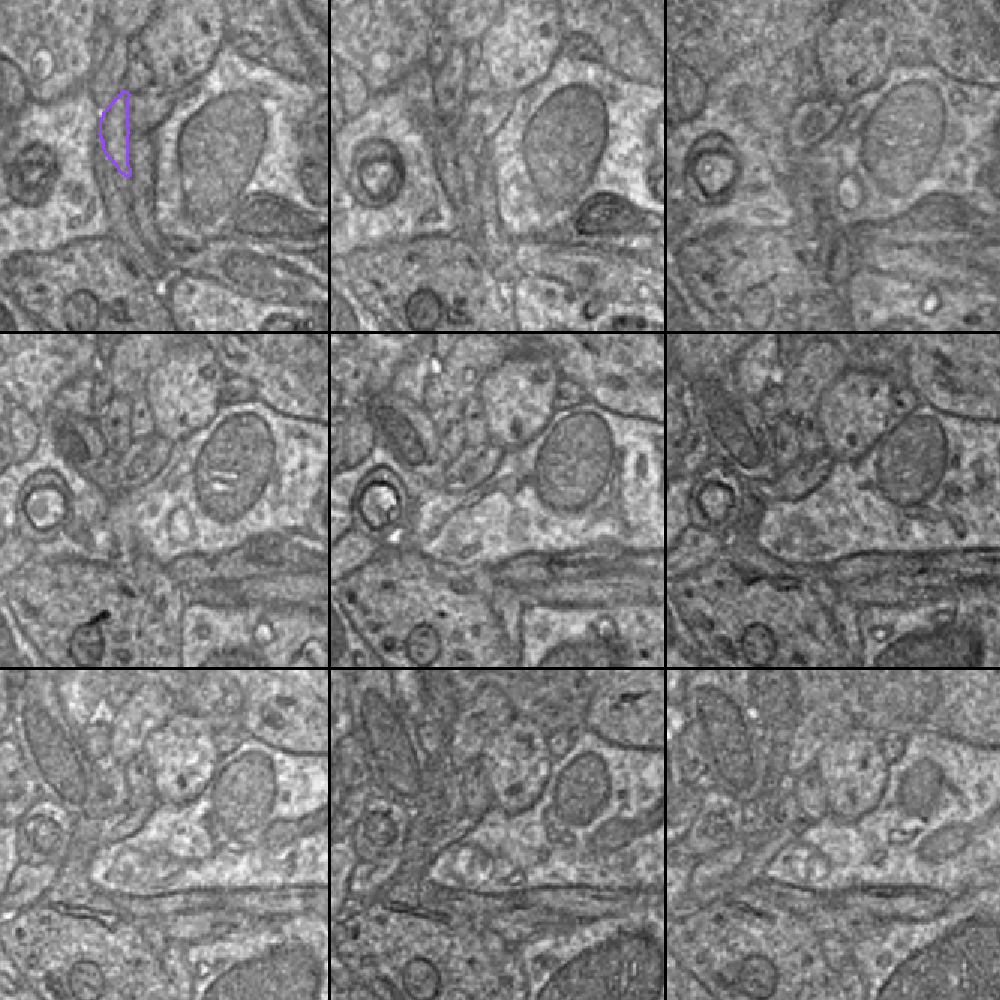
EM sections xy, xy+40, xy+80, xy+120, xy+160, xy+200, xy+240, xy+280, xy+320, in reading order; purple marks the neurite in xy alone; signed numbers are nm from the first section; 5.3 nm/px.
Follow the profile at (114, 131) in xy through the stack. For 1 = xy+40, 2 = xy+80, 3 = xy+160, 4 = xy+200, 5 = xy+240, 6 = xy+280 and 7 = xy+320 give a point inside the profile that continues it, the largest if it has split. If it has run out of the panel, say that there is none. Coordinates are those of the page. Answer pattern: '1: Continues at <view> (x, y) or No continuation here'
1: Continues at xy+40 (467, 161)
2: Continues at xy+80 (807, 228)
3: Continues at xy+160 (482, 577)
4: Continues at xy+200 (825, 591)
5: Continues at xy+240 (153, 934)
6: Continues at xy+280 (494, 945)
7: Continues at xy+320 (837, 952)

